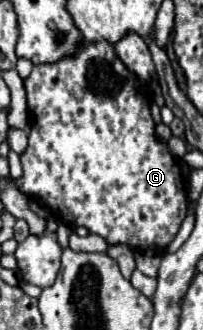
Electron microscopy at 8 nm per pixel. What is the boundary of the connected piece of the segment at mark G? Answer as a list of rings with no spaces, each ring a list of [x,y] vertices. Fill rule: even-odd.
[[[103,39],[101,41],[81,41],[77,47],[77,53],[67,55],[67,57],[59,59],[57,63],[35,65],[31,75],[25,79],[25,89],[27,89],[27,107],[29,107],[27,111],[29,111],[29,119],[31,119],[31,125],[29,125],[31,131],[29,131],[29,145],[27,145],[25,153],[21,155],[23,177],[17,181],[17,187],[21,189],[21,193],[25,193],[27,197],[41,199],[69,227],[83,225],[89,229],[89,233],[103,237],[111,245],[123,243],[123,245],[129,245],[131,249],[151,249],[151,247],[159,247],[153,243],[171,243],[187,215],[187,179],[181,171],[181,165],[177,165],[175,157],[171,155],[167,143],[163,143],[155,137],[155,123],[153,123],[153,117],[149,111],[149,101],[141,91],[139,79],[133,71],[129,71],[123,65],[123,61],[117,57],[113,45]]]

